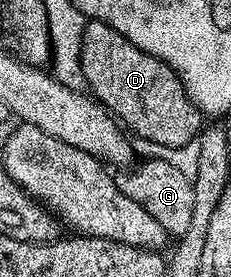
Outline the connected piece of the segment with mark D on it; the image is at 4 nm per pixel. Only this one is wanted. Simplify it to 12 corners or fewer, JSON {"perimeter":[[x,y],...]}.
{"perimeter":[[84,26],[93,99],[152,146],[187,146],[202,111],[160,58]]}

